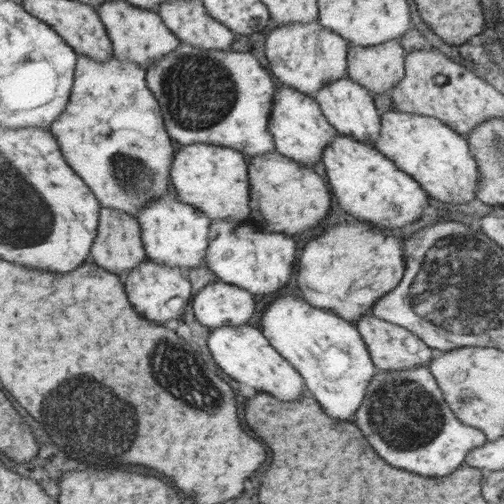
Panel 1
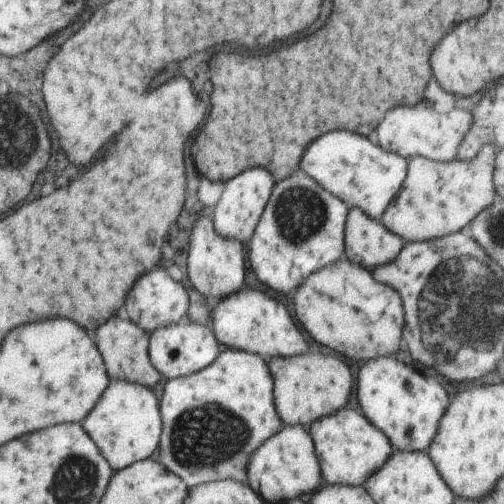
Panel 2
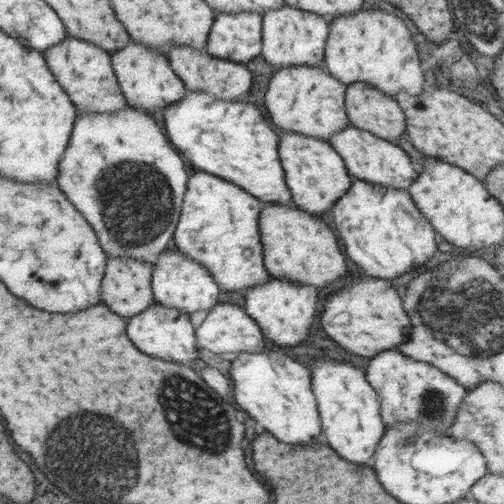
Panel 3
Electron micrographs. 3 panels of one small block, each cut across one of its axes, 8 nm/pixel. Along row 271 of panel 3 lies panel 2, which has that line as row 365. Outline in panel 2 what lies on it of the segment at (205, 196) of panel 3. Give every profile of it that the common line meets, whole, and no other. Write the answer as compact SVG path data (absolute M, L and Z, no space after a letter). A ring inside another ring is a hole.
M227 348L219 352L215 362L211 362L207 368L189 376L161 382L163 394L159 398L159 414L163 428L159 442L159 462L177 474L187 484L187 488L219 480L239 480L245 484L247 458L251 458L251 452L283 428L281 418L277 418L279 414L275 414L273 408L275 400L271 400L271 372L267 372L267 368L269 366L265 366L259 354Z

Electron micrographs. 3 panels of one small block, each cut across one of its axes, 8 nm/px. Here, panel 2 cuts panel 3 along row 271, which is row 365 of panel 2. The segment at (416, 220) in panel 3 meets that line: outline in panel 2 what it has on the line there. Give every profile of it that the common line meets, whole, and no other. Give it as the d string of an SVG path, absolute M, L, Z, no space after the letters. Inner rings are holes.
M375 358L359 364L355 396L363 416L387 436L393 452L425 452L437 434L439 420L451 404L437 378L423 376L393 358Z

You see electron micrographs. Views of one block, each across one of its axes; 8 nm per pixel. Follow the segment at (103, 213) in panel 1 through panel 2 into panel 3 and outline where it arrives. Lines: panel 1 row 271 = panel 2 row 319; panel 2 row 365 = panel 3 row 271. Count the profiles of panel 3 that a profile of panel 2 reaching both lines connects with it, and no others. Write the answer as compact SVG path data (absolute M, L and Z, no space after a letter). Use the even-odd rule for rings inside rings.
M107 256L105 260L105 274L101 280L101 300L111 304L119 316L137 316L145 312L153 302L153 286L151 286L151 272L153 264L143 258L121 258L121 256Z

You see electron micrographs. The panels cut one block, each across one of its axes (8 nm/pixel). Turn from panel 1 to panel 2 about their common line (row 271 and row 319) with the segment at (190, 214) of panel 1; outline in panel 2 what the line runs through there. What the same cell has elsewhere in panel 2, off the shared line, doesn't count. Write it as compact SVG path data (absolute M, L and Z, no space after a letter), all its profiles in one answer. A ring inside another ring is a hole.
M183 318L177 324L157 328L149 334L149 358L151 358L151 364L155 366L155 370L159 370L163 380L189 376L189 374L195 374L195 372L207 368L219 356L217 346L219 346L219 340L211 328L207 328L203 324L193 324L187 318Z

